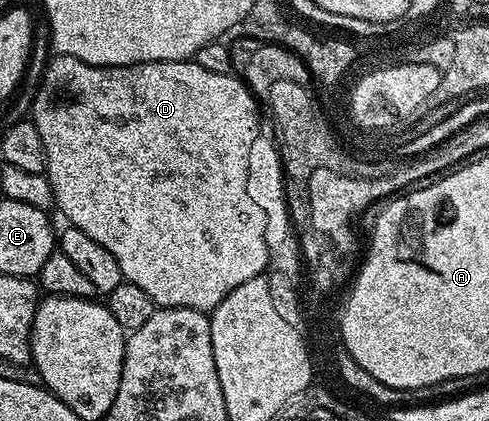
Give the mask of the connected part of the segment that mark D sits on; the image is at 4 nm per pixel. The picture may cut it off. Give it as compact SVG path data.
M56 55L49 61L48 68L44 71L44 80L41 81L40 88L37 89L36 96L32 99L30 118L38 129L38 134L42 136L42 149L46 153L44 174L48 176L50 181L55 210L60 210L68 218L67 222L71 226L82 229L82 233L87 233L93 241L98 241L98 245L102 245L105 249L110 249L110 253L114 256L114 261L118 261L118 269L122 269L124 282L138 285L138 289L142 289L147 293L156 302L157 307L185 307L186 309L198 309L199 311L210 313L231 291L238 289L238 285L242 285L246 281L261 275L261 267L265 262L264 239L260 239L260 235L264 235L264 219L260 219L260 211L256 211L256 207L252 207L252 203L248 203L248 195L244 195L244 159L248 159L248 143L252 143L252 127L262 126L262 119L260 116L256 116L256 111L258 112L258 104L252 92L244 86L243 79L235 74L210 73L207 69L202 69L202 65L198 65L195 61L135 63L129 67L95 67L94 65L86 65L86 61L78 61L78 57Z

